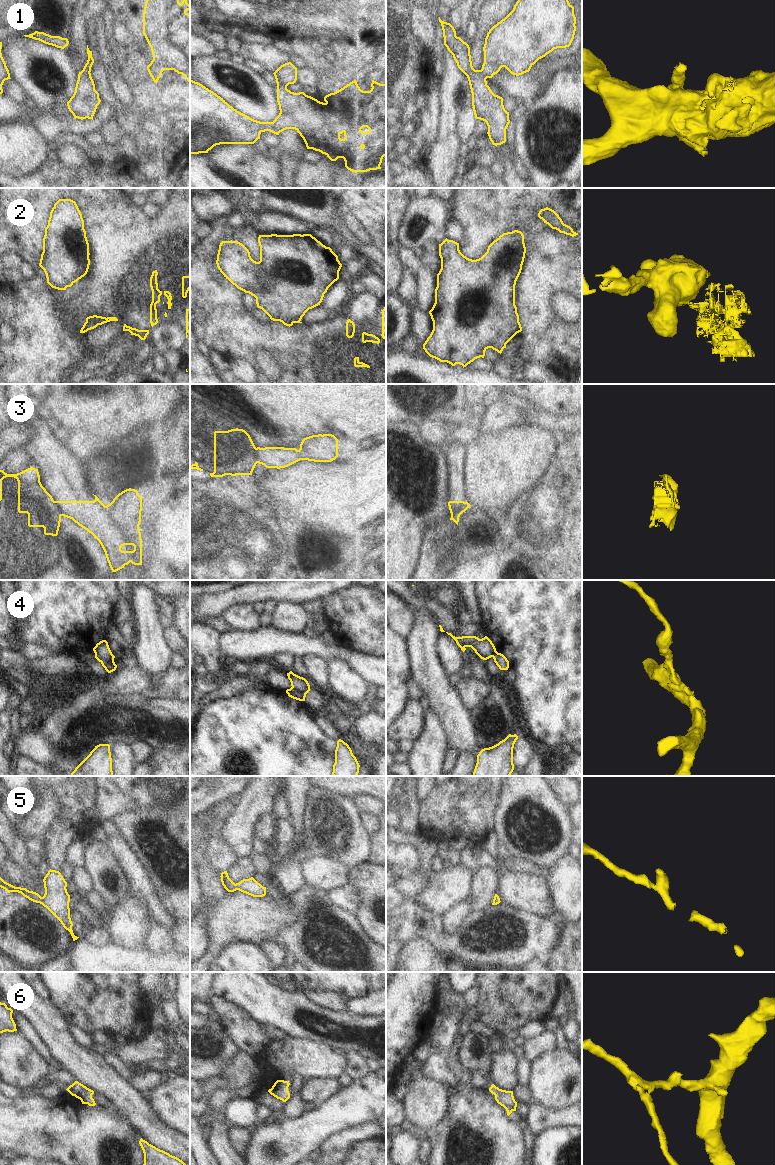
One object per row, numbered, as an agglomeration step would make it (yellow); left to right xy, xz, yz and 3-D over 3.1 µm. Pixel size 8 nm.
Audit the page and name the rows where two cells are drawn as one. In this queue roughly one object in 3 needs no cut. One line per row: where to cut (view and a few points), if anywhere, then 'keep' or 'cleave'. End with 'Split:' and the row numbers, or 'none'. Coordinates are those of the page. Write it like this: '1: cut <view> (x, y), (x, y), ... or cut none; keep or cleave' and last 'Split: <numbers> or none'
1: cut yz (479, 70), (485, 74), (486, 78); cleave
2: cut xy (96, 315), (93, 324), (88, 329); cleave
3: cut yz (466, 502), (466, 506), (462, 511), (451, 515); cleave
4: cut xy (95, 654), (101, 661), (113, 660); cleave
5: cut none; keep
6: cut none; keep
Split: 1, 2, 3, 4

